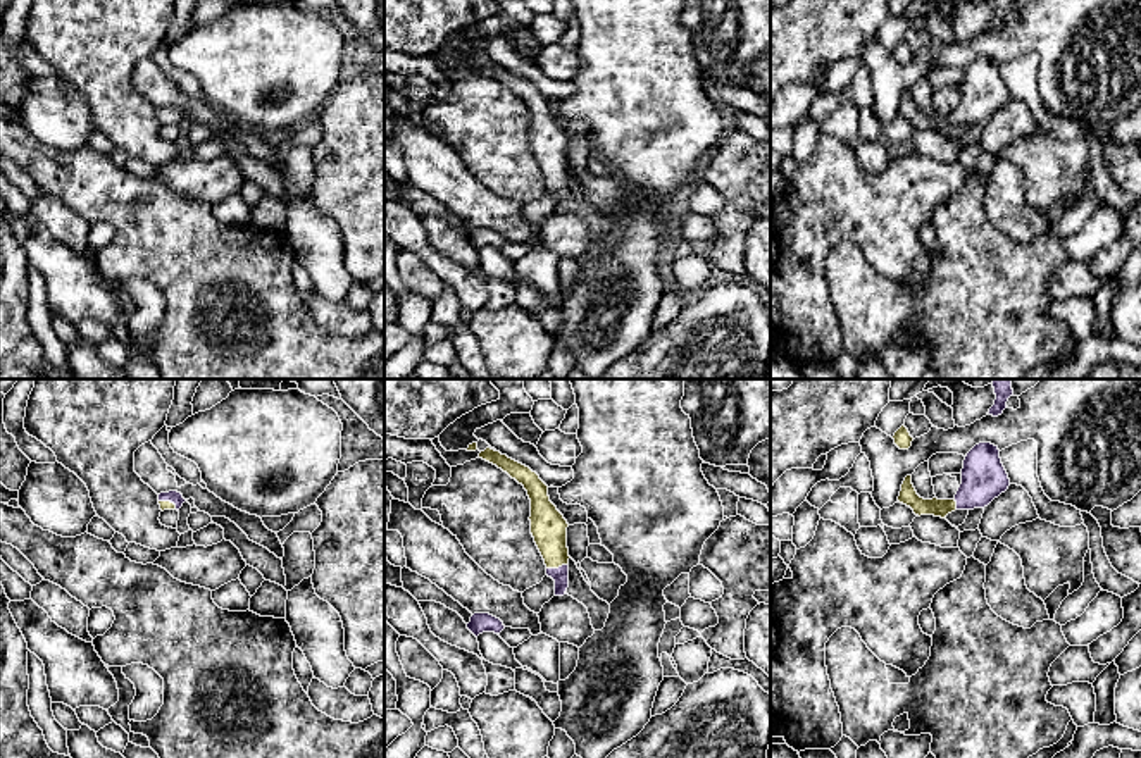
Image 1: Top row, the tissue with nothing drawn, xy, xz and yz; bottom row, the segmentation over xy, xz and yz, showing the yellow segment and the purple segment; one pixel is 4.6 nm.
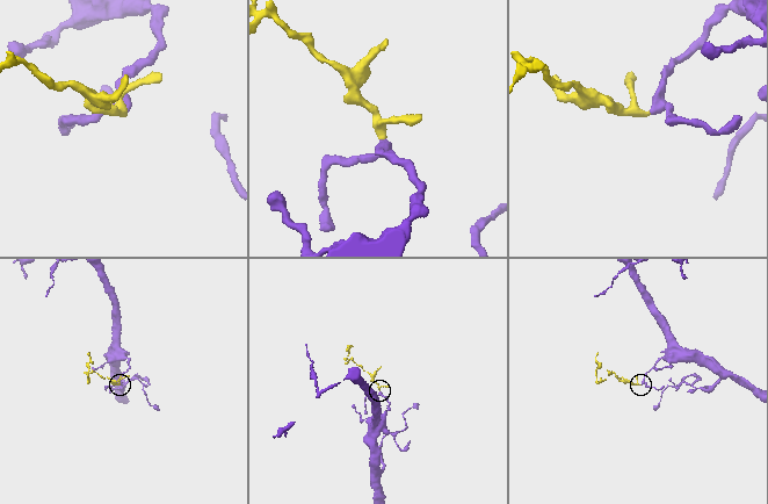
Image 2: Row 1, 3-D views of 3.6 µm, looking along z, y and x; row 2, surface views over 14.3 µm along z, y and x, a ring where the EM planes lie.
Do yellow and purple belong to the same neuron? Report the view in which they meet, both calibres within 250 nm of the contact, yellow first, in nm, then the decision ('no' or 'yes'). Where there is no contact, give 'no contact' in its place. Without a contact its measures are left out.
contact in xz; calibres 170 and 80 nm; yes

